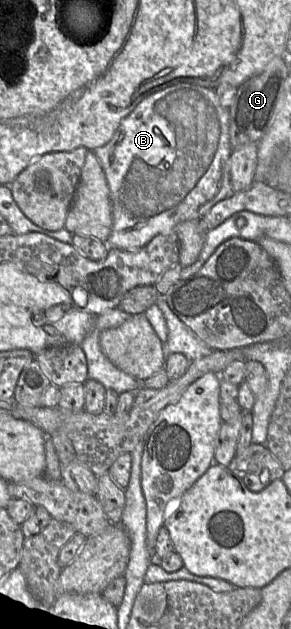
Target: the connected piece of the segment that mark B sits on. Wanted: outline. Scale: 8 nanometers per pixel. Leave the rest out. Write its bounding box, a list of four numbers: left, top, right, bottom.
[94,81,234,251]

